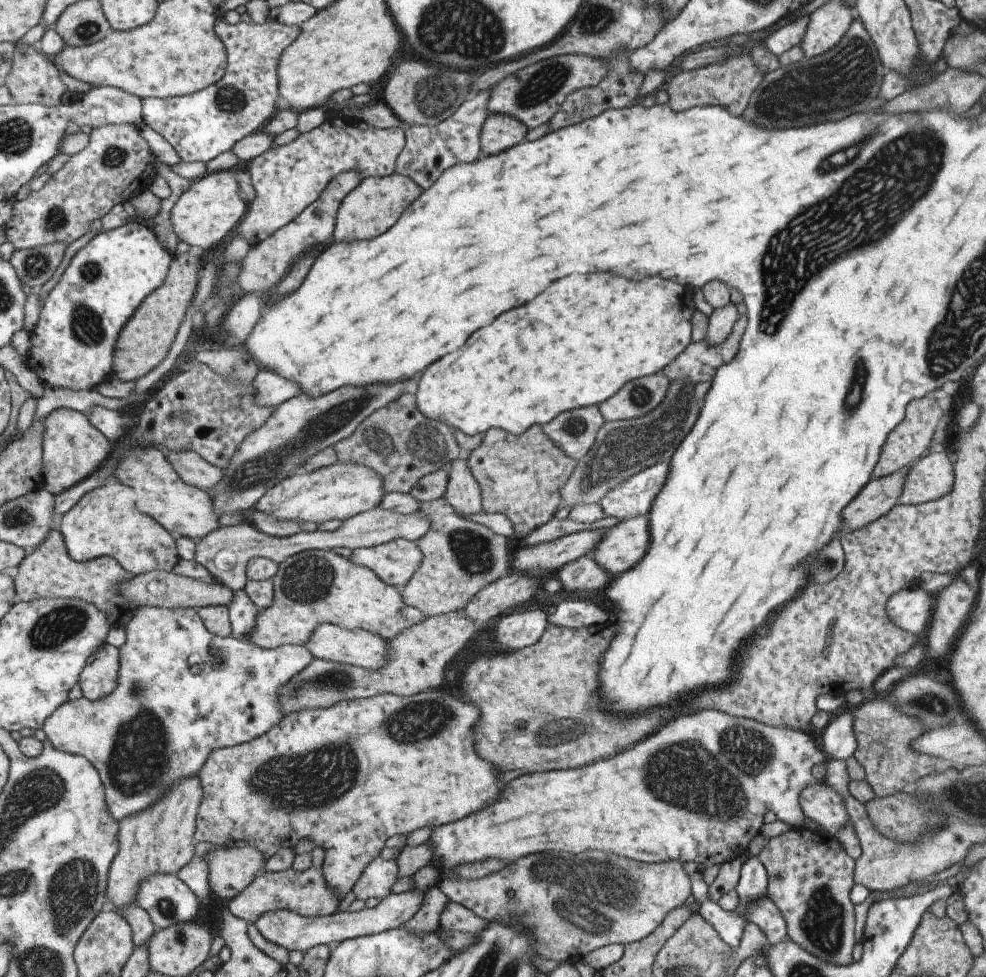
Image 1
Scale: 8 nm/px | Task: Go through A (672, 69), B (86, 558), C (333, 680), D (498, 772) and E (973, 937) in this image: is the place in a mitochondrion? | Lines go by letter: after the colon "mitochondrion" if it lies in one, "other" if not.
A: other
B: other
C: mitochondrion
D: other
E: other

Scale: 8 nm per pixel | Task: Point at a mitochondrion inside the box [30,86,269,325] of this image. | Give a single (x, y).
(56, 219)

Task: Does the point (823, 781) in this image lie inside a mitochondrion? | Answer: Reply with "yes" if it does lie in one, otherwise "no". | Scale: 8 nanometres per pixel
no

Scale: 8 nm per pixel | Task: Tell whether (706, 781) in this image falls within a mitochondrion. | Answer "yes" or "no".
yes

